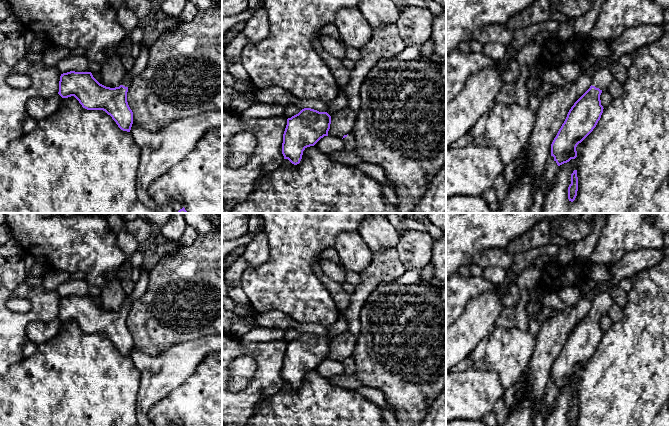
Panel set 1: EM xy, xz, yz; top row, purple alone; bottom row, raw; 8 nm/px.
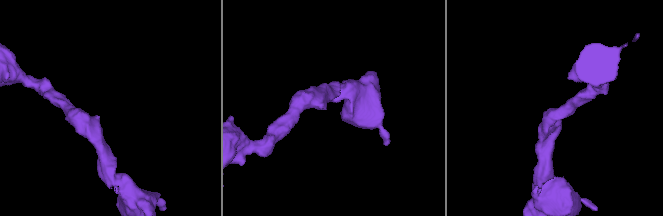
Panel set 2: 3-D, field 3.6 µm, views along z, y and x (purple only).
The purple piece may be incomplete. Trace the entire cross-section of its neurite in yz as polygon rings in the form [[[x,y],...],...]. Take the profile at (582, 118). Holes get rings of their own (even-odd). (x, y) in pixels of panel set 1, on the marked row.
[[[600,68],[590,88],[574,103],[551,144],[551,156],[558,166],[577,157],[576,147],[596,127],[603,113],[600,95],[608,89],[613,75],[609,68]]]

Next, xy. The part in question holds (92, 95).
[[[70,71],[61,74],[58,94],[62,98],[74,96],[87,110],[105,111],[121,130],[130,132],[133,112],[127,102],[127,92],[131,80],[127,71],[123,83],[110,88],[100,84],[91,72]]]

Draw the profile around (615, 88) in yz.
[[[614,79],[611,81],[608,91],[613,98],[618,98],[622,95],[623,84]]]

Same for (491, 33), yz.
[[[487,24],[476,29],[472,34],[472,39],[481,45],[489,43],[501,43],[507,46],[513,37],[514,32],[505,24]]]

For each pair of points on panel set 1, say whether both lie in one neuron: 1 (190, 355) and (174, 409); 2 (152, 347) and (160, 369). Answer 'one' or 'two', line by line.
1: two
2: two

